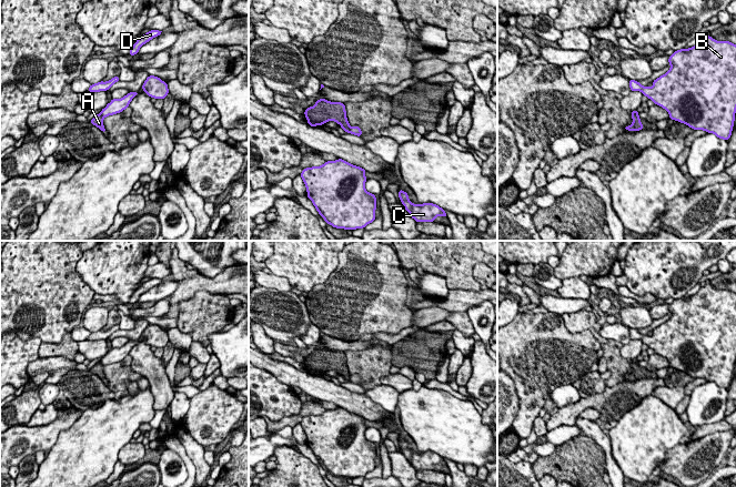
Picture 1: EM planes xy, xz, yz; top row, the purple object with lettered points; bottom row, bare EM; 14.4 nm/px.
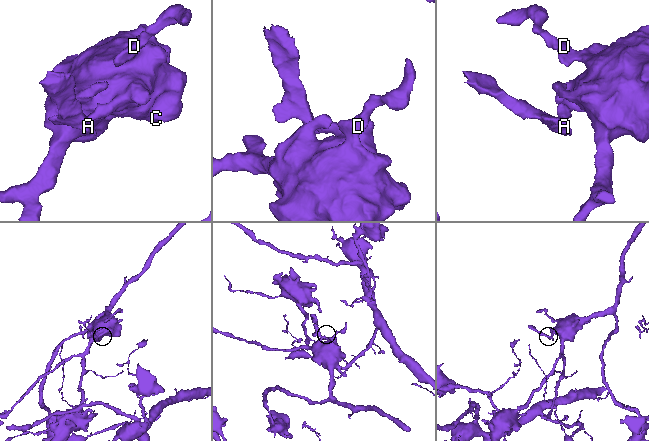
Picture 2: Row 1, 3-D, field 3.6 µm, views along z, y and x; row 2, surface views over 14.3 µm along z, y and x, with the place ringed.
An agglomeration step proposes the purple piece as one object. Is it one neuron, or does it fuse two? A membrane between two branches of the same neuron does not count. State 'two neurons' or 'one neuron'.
two neurons

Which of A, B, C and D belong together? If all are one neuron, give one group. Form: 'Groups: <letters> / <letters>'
Groups: A / B C D

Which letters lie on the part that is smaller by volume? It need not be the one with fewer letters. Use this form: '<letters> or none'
A

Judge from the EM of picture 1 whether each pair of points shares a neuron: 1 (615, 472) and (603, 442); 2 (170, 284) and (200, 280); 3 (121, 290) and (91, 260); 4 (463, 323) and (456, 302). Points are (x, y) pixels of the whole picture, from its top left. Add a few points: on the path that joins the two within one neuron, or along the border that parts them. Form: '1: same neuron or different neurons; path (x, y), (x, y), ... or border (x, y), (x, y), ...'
1: same neuron; path (611, 464), (607, 449)
2: different neurons; border (171, 274), (177, 282), (177, 288), (167, 297)
3: same neuron; path (113, 282), (99, 267)
4: different neurons; border (452, 311), (466, 312)

